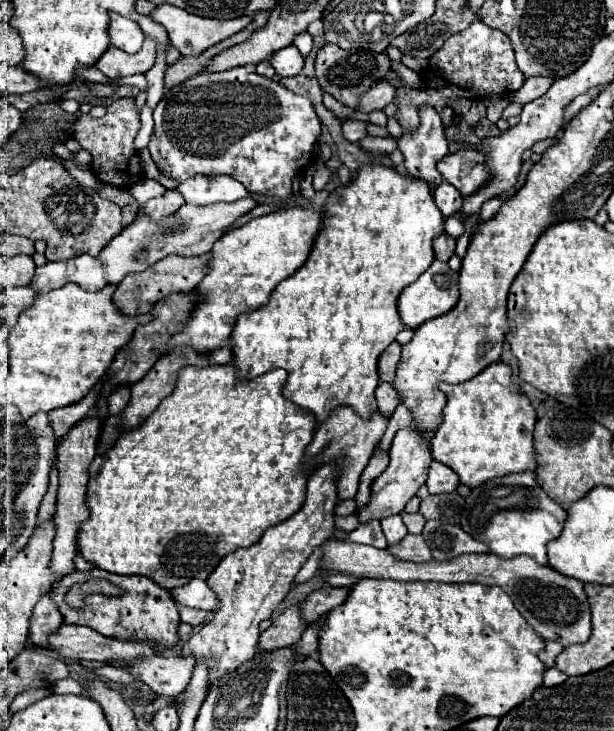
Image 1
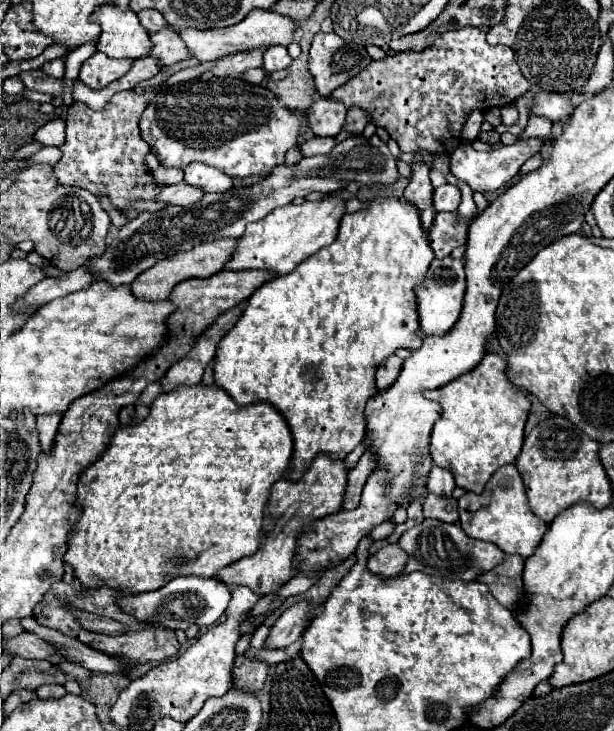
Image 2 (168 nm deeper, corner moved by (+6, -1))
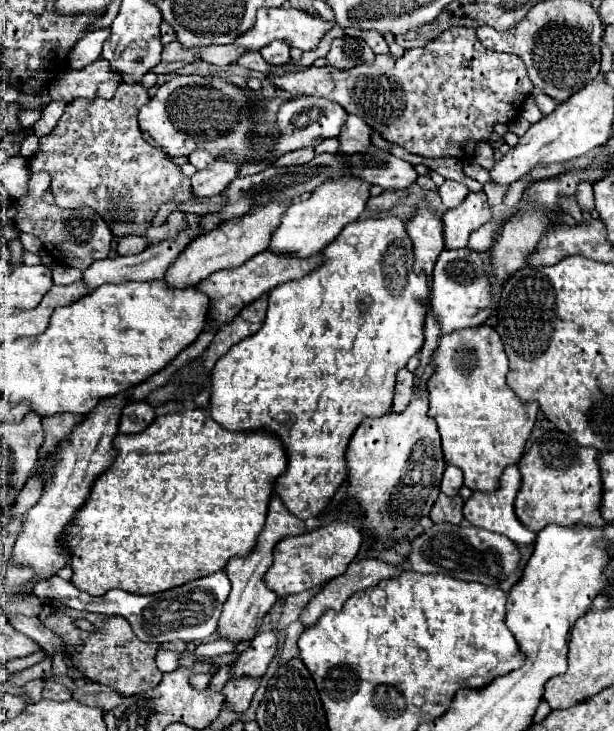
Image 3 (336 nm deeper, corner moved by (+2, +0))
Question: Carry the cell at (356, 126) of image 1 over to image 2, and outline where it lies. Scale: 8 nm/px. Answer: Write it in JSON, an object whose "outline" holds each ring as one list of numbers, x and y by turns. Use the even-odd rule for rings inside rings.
{"outline":[[312,137,300,145,300,151,304,157,326,155,332,151,334,145,336,145,336,139,332,139,332,137]]}

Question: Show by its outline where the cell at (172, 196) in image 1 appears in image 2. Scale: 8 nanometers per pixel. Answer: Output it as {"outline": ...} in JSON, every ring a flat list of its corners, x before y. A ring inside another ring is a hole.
{"outline":[[176,183,176,185,168,185,164,187,164,191,156,197,158,201,164,201,164,203,170,203,170,205,192,205,192,203,198,203,200,199,204,197,204,191,200,191,200,187,192,187,190,183]]}

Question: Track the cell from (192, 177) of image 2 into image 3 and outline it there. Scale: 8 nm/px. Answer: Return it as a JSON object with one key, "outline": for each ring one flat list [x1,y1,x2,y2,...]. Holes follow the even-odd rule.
{"outline":[[196,150,194,154,188,156,188,160,190,160,190,164,194,164,198,170,204,170,204,168,210,168,216,158,212,158,212,156,210,156,208,152,204,152,204,150]]}

